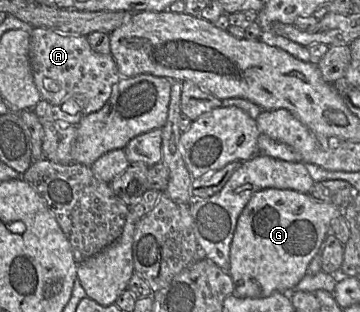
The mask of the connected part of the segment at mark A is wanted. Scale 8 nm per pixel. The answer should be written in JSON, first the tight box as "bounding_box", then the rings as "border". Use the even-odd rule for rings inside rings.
{"bounding_box":[29,28,122,116],"border":[[[33,28],[30,32],[29,58],[34,83],[42,100],[60,107],[67,100],[74,100],[83,116],[100,110],[122,78],[111,53],[94,52],[86,36]]]}

